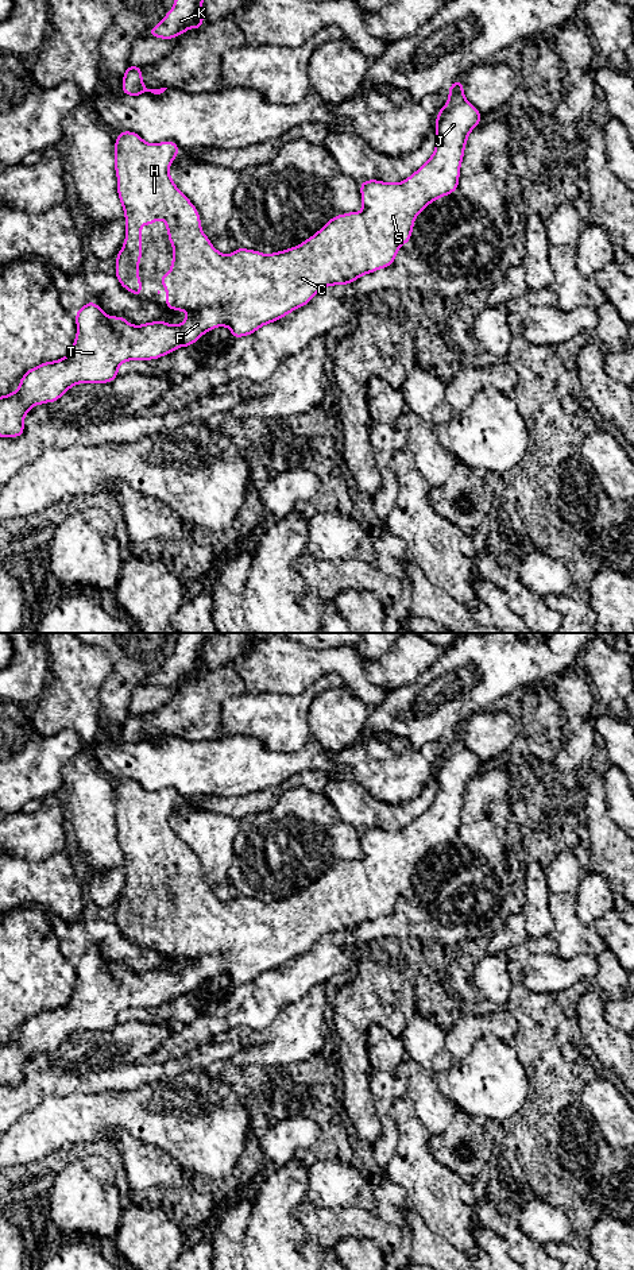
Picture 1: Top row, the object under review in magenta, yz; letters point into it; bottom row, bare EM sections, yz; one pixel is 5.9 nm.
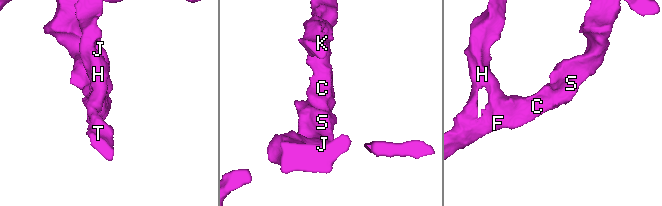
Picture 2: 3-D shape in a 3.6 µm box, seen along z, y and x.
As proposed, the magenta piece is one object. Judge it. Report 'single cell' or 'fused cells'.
single cell

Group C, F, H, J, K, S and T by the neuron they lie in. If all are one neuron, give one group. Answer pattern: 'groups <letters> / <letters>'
groups C F H J K S T

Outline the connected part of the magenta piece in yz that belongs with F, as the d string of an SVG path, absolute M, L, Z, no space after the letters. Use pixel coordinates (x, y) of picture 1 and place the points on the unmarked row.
M461 727L455 729L449 736L446 752L436 765L436 795L433 803L410 825L393 831L378 827L367 827L360 831L363 857L335 864L324 872L313 884L301 892L262 902L255 898L239 895L232 902L217 899L201 877L201 868L197 856L175 834L169 822L171 810L179 802L179 795L173 788L150 792L140 783L132 779L119 780L115 788L115 819L117 823L117 842L125 865L125 888L116 904L116 926L129 941L142 945L142 929L139 926L139 910L142 907L142 873L152 873L156 866L166 871L167 884L174 896L170 920L161 923L161 933L166 935L166 956L188 960L189 964L179 972L152 969L142 973L132 973L124 965L111 965L93 949L86 950L76 962L77 983L71 999L62 1007L45 1010L30 1016L22 1024L19 1037L8 1043L0 1045L0 1085L19 1085L24 1081L24 1064L35 1053L55 1050L69 1037L78 1031L109 1031L119 1023L119 1015L128 1008L151 1008L171 1001L179 995L194 992L204 981L217 976L228 974L233 987L248 984L260 974L274 970L293 958L304 954L325 934L349 933L364 922L390 915L398 898L411 887L415 865L437 846L452 842L459 837L460 814L464 806L464 796L471 779L480 772L482 761L468 750L464 744Z

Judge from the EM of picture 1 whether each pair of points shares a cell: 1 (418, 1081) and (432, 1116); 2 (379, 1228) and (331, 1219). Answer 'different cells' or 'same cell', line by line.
1: same cell
2: same cell

